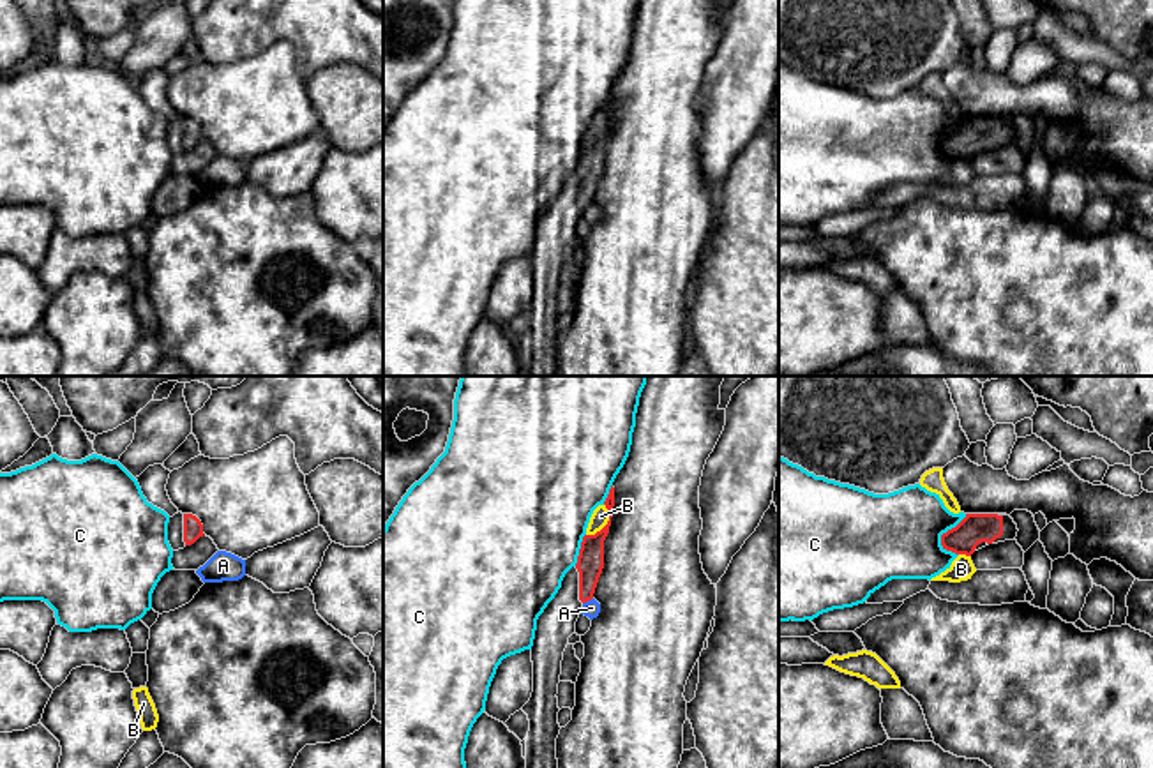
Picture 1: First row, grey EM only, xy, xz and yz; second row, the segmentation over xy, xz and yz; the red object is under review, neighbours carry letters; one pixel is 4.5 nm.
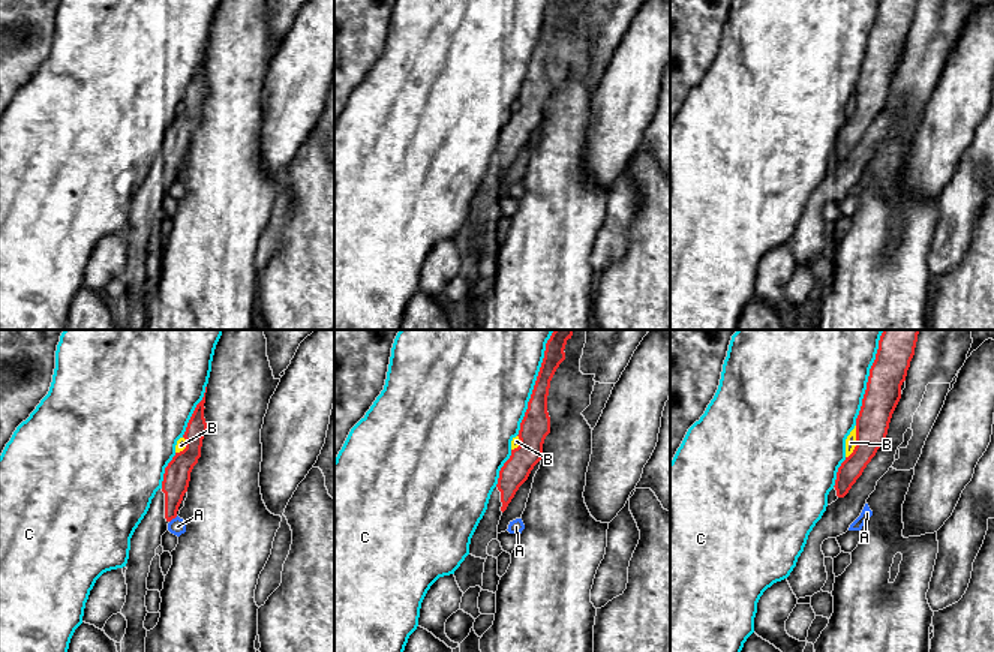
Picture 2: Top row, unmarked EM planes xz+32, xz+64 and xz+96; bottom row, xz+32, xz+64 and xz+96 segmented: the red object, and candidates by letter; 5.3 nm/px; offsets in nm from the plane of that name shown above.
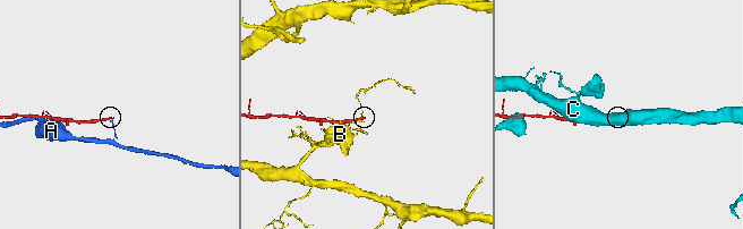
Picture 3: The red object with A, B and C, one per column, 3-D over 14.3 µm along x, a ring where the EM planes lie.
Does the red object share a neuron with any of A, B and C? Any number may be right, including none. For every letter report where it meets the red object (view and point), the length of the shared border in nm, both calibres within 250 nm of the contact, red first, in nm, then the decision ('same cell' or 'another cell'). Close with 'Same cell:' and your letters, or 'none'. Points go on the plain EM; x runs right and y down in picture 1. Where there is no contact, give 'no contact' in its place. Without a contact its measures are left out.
A: contact xz (587, 205); length 60 nm; calibres 130 and 80 nm; another cell
B: contact xz (608, 128); length 170 nm; calibres 130 and 80 nm; another cell
C: contact yz (949, 135); length 200 nm; calibres 140 and 400 nm; another cell
Same cell: none

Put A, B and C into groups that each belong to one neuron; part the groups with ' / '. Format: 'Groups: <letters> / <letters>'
Groups: A / B / C

